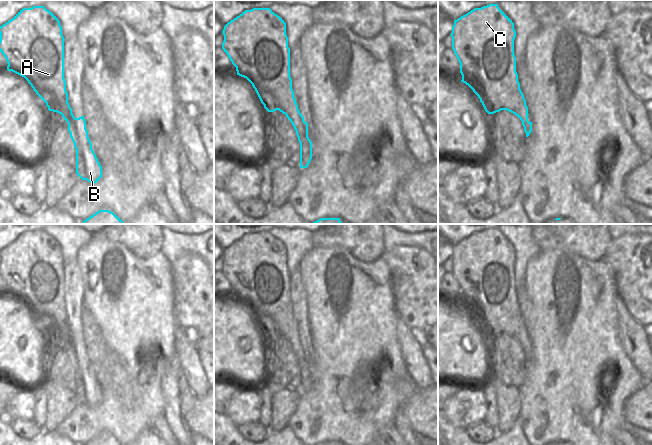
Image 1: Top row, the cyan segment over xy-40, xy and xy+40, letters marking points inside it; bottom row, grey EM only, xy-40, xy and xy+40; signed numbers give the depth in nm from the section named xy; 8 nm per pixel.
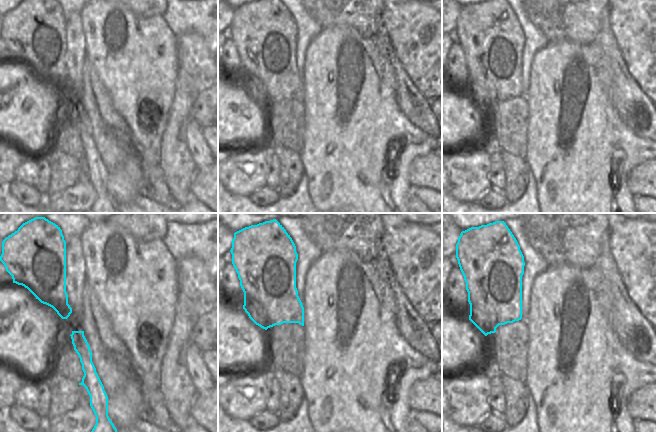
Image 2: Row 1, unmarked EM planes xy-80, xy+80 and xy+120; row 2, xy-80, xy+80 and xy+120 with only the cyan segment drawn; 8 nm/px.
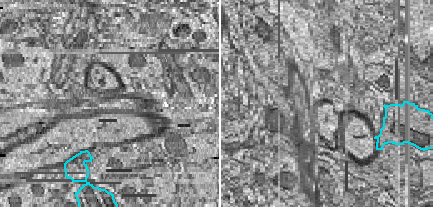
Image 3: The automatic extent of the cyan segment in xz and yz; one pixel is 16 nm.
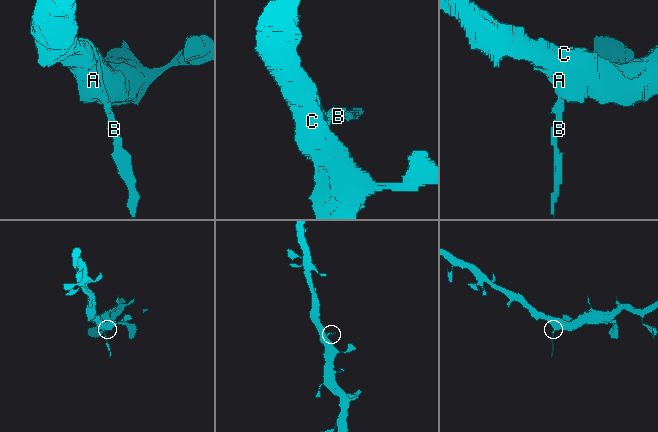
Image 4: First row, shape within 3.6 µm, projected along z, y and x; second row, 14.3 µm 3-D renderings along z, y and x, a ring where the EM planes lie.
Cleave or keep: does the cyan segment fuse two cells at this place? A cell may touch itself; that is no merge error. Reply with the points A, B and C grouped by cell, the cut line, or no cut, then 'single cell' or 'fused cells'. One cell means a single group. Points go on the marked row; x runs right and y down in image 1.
groups A B C; cut none; single cell

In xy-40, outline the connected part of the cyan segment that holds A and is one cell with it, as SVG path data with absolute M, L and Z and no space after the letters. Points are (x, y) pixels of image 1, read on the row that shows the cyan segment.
M44 6L23 8L11 20L0 26L0 52L8 63L7 70L24 77L36 94L46 103L48 110L62 115L68 123L68 131L76 149L76 174L82 180L95 184L102 177L102 166L92 149L84 116L75 118L68 103L68 93L64 79L64 40L60 21Z

